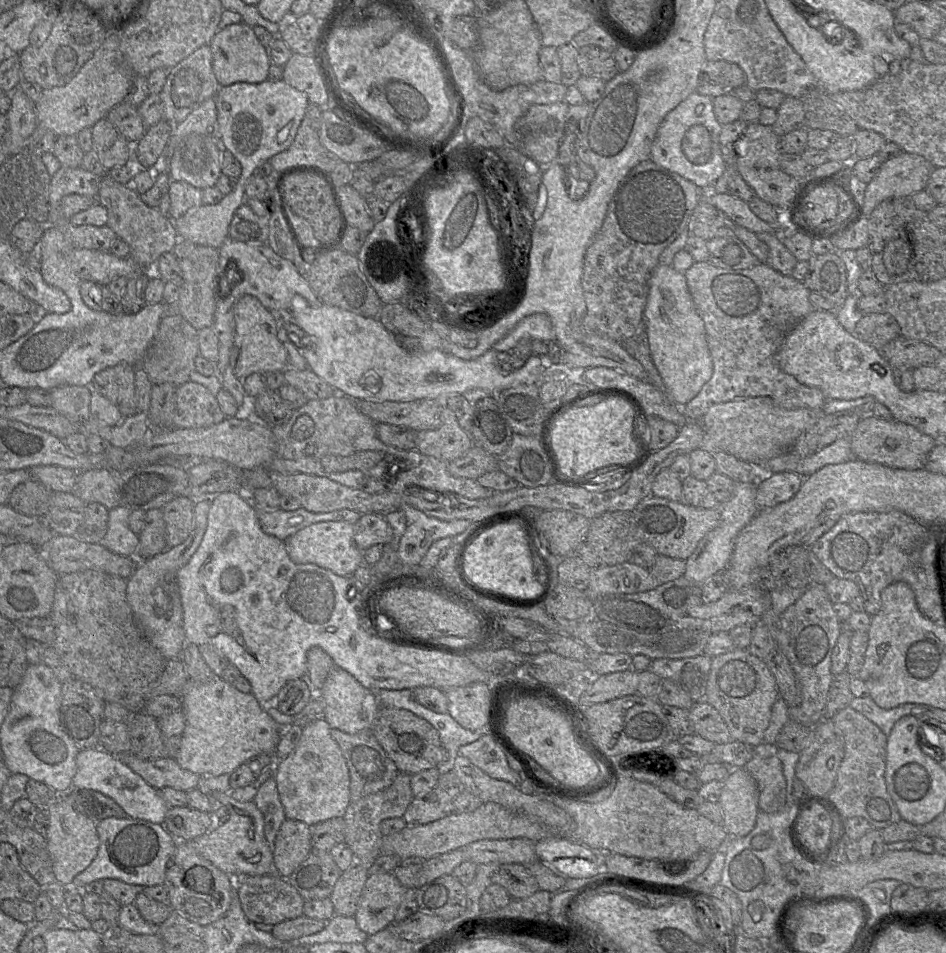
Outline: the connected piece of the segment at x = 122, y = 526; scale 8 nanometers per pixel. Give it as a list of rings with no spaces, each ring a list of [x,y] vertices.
[[[117,506],[109,511],[107,533],[100,544],[116,554],[136,558],[139,536],[129,528],[130,512],[124,506]]]

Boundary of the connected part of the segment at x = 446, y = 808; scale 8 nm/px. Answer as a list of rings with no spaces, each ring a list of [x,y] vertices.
[[[435,787],[422,797],[414,797],[402,818],[407,827],[415,827],[446,817],[452,812],[453,799]]]

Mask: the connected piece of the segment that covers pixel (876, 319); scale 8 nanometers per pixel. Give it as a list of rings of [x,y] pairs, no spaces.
[[[887,312],[864,314],[856,324],[854,334],[877,349],[882,349],[890,341],[901,336],[898,323]]]

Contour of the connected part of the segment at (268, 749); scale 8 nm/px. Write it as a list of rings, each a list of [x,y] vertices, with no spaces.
[[[219,677],[207,682],[188,679],[182,698],[185,729],[175,756],[185,770],[201,777],[231,774],[260,754],[272,754],[281,736],[281,728],[252,693],[242,693]]]

